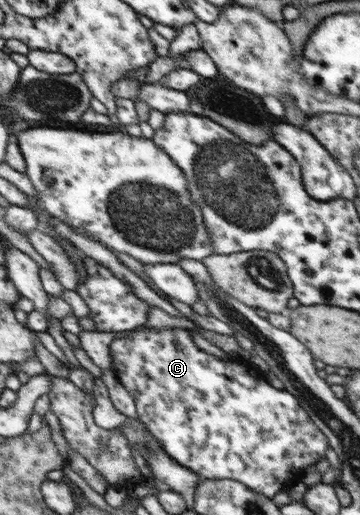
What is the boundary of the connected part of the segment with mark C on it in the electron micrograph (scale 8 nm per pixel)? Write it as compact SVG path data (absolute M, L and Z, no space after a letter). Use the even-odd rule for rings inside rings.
M136 329L130 337L116 337L112 341L110 359L110 368L134 398L137 418L176 463L201 477L241 481L272 499L285 489L284 483L294 474L326 458L329 441L296 397L268 385L267 381L258 381L244 365L228 367L226 361L199 349L186 329Z

